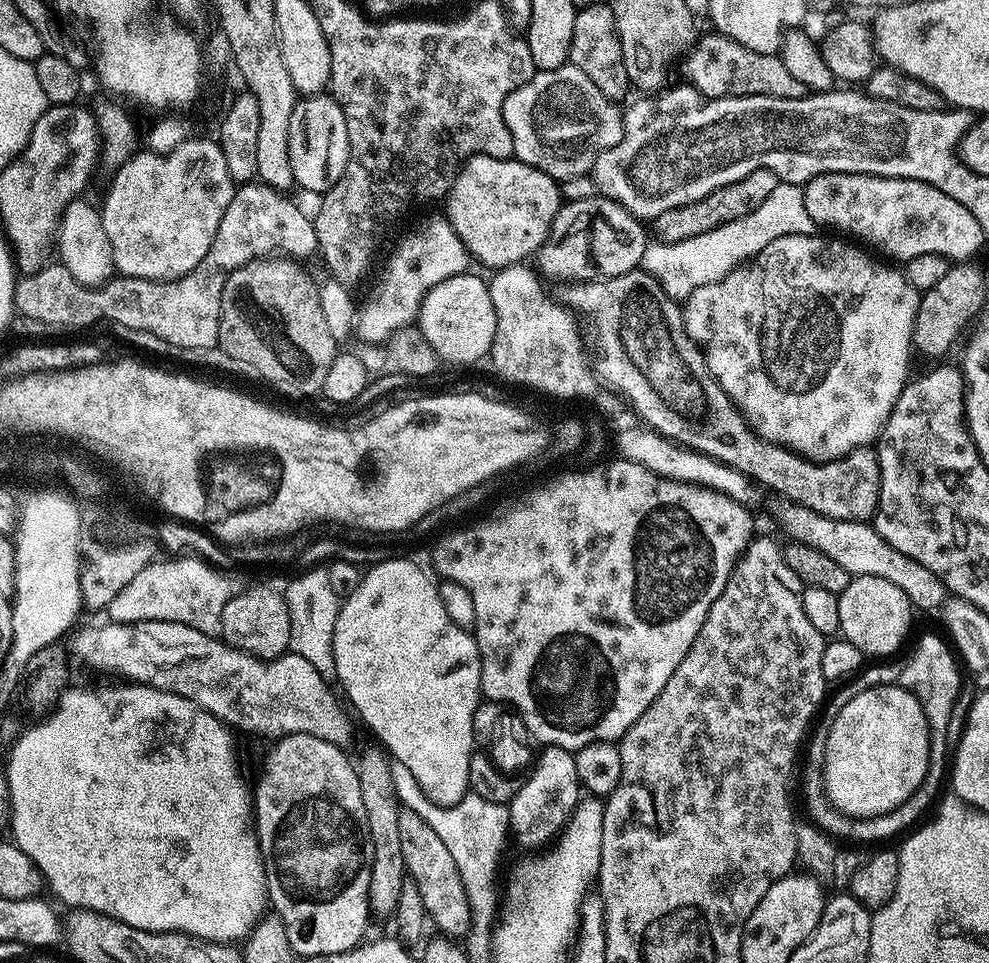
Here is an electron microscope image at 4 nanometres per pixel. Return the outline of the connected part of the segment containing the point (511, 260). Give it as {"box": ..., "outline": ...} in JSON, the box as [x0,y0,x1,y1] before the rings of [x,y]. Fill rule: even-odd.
{"box":[446,156,561,270],"outline":[[[472,156],[463,164],[452,189],[448,191],[446,218],[454,226],[458,238],[462,238],[469,257],[473,261],[481,260],[488,270],[495,270],[527,261],[527,256],[535,257],[549,243],[552,223],[561,203],[561,185],[550,174],[515,158],[503,160],[489,156]]]}

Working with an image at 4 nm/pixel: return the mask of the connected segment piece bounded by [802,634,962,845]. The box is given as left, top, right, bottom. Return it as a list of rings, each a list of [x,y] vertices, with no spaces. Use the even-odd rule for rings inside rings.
[[[936,634],[922,635],[915,644],[910,656],[903,661],[901,674],[897,681],[901,687],[907,688],[919,698],[919,702],[926,714],[928,730],[931,734],[927,773],[918,786],[918,790],[914,790],[914,794],[910,798],[906,798],[906,802],[902,802],[902,806],[898,806],[892,812],[887,812],[881,816],[861,818],[851,816],[839,809],[828,796],[820,796],[820,776],[816,776],[816,772],[812,772],[812,776],[802,776],[802,780],[808,783],[808,789],[802,792],[802,799],[805,800],[804,808],[808,811],[807,819],[811,823],[817,824],[828,836],[840,842],[848,840],[844,842],[859,842],[861,845],[872,844],[875,840],[888,840],[891,836],[898,835],[899,832],[905,831],[904,833],[907,833],[921,819],[919,816],[928,807],[931,809],[934,801],[941,795],[940,784],[943,776],[945,779],[950,754],[950,744],[948,748],[947,742],[948,732],[962,684],[959,661],[951,645],[944,638],[943,640]],[[932,799],[934,799],[933,804]],[[856,840],[861,840],[861,842]]]

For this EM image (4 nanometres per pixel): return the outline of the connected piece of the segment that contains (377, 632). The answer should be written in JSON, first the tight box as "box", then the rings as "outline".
{"box":[334,558,482,805],"outline":[[[387,558],[371,565],[361,575],[357,589],[341,603],[340,613],[334,622],[334,666],[336,680],[344,687],[350,703],[356,707],[358,715],[364,719],[364,724],[377,736],[375,738],[386,749],[393,761],[402,763],[413,774],[417,784],[425,795],[441,805],[454,805],[469,791],[468,771],[470,758],[474,751],[474,710],[480,704],[482,693],[480,690],[480,651],[476,645],[476,637],[469,629],[460,628],[450,622],[450,614],[446,614],[446,606],[442,606],[440,589],[437,581],[431,580],[412,560],[393,560]]]}

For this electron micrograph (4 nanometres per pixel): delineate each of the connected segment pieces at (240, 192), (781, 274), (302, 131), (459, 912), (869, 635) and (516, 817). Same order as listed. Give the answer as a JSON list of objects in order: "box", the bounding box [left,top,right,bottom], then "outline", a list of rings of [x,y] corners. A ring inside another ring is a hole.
[{"box":[14,182,316,348],"outline":[[[244,182],[239,185],[230,198],[230,206],[226,206],[226,214],[222,214],[222,222],[218,222],[218,234],[214,234],[214,242],[210,242],[210,250],[190,274],[177,280],[143,280],[133,276],[113,275],[112,279],[99,288],[87,288],[80,284],[59,262],[45,263],[34,274],[20,276],[14,290],[15,311],[26,318],[38,318],[38,322],[46,322],[57,330],[64,328],[88,328],[91,324],[100,324],[105,320],[108,324],[117,324],[120,330],[129,328],[146,334],[154,334],[162,338],[173,348],[215,348],[218,344],[218,326],[220,325],[220,307],[222,306],[222,286],[226,278],[234,270],[249,264],[251,260],[262,260],[279,254],[296,262],[304,262],[307,256],[315,257],[316,225],[313,217],[308,216],[289,197],[276,189],[259,182]]]},{"box":[682,234,921,462],"outline":[[[794,234],[786,238],[774,238],[774,242],[763,248],[747,267],[736,268],[726,278],[694,290],[694,294],[690,294],[688,299],[683,301],[682,307],[686,330],[697,344],[706,346],[708,365],[714,378],[720,383],[722,390],[726,390],[726,394],[739,406],[752,429],[764,440],[790,448],[808,460],[823,462],[837,460],[839,456],[850,454],[856,448],[869,447],[879,437],[884,423],[894,410],[894,402],[898,402],[905,384],[910,379],[908,355],[913,355],[914,352],[912,331],[920,298],[921,293],[909,283],[899,267],[889,266],[883,259],[865,251],[859,243],[849,242],[832,234],[811,236]]]},{"box":[290,94,348,194],"outline":[[[330,94],[300,96],[294,106],[294,114],[290,114],[290,170],[295,187],[305,188],[308,192],[323,194],[329,192],[342,178],[348,161],[348,131],[346,118],[342,114],[342,106]]]},{"box":[399,819,471,938],"outline":[[[413,819],[413,824],[403,822],[399,827],[402,838],[402,854],[405,856],[407,873],[418,882],[418,894],[422,894],[422,906],[426,906],[428,919],[437,933],[448,938],[464,938],[471,928],[471,908],[467,901],[466,889],[453,855],[446,850],[445,843],[420,819]]]},{"box":[838,576,914,658],"outline":[[[853,576],[846,590],[838,593],[839,635],[854,642],[868,658],[895,657],[912,628],[912,615],[914,609],[906,594],[902,594],[894,582],[886,582],[886,578]]]},{"box":[507,746,582,848],"outline":[[[544,746],[539,750],[541,751],[540,754],[538,752],[530,771],[527,773],[527,775],[529,774],[528,781],[525,779],[521,783],[518,794],[514,794],[511,804],[507,805],[511,835],[514,838],[516,835],[517,842],[525,844],[528,848],[540,848],[543,844],[548,843],[548,845],[551,845],[564,832],[568,825],[568,820],[571,819],[572,812],[576,808],[576,803],[582,798],[575,755],[566,748]]]}]

